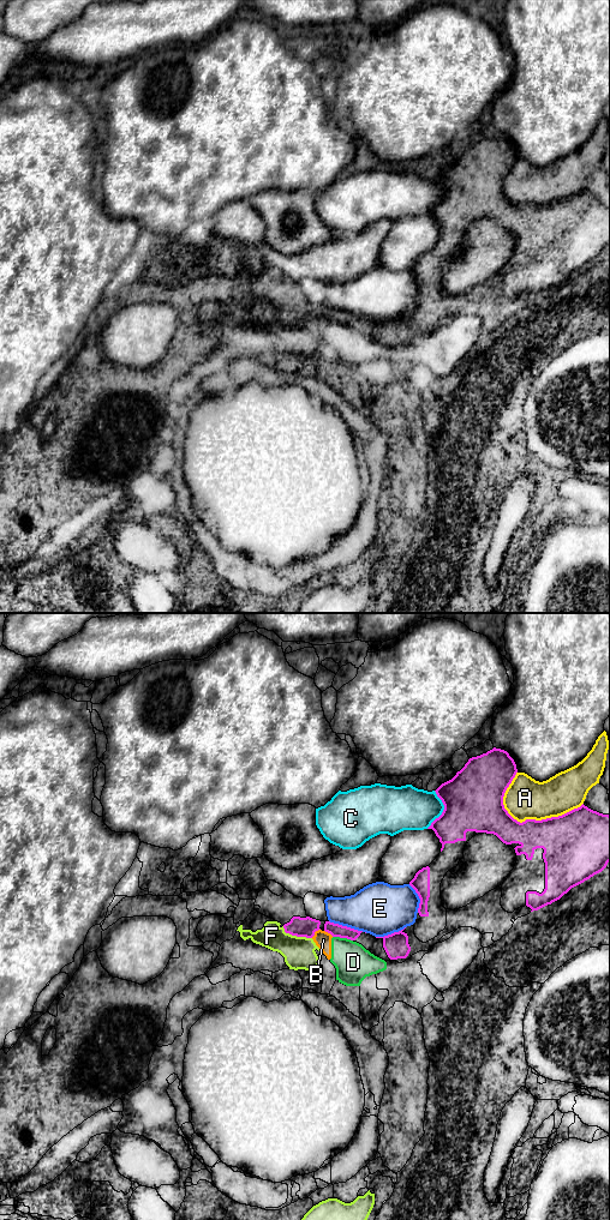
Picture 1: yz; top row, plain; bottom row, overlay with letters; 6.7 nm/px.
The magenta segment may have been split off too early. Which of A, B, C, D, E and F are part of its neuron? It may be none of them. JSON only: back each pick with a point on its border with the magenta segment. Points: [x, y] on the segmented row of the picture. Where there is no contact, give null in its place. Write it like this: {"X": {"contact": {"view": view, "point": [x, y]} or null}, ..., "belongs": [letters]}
{"belongs": []}

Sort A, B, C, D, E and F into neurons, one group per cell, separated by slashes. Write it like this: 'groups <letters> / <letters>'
groups A / B D / C / E / F

